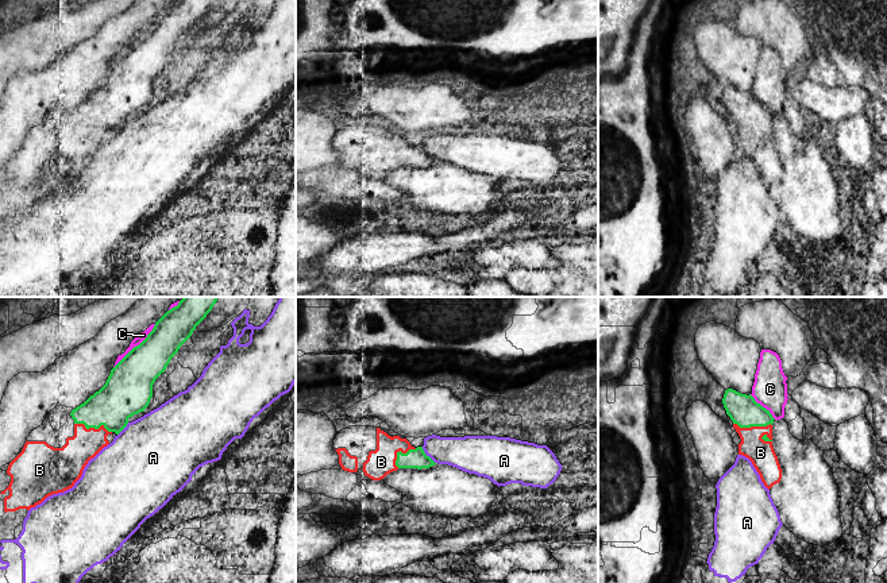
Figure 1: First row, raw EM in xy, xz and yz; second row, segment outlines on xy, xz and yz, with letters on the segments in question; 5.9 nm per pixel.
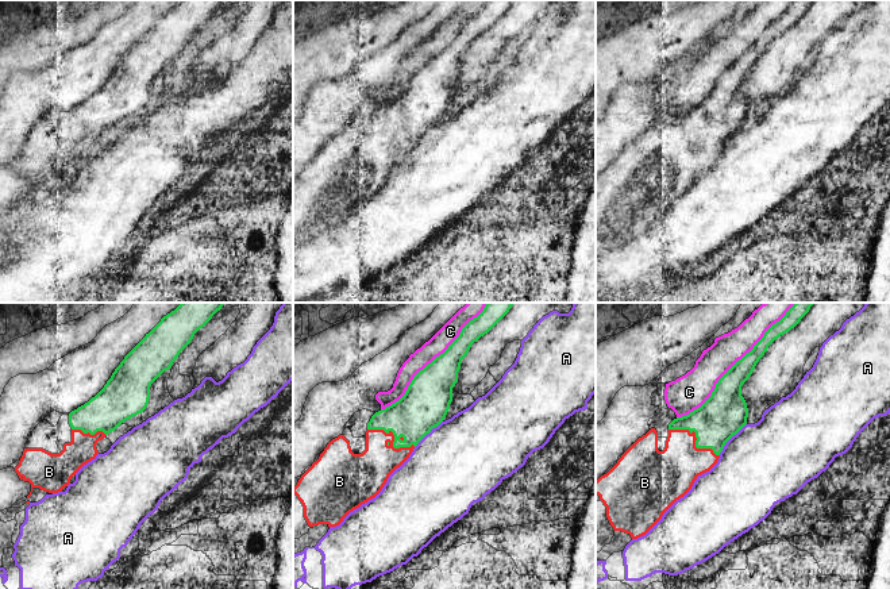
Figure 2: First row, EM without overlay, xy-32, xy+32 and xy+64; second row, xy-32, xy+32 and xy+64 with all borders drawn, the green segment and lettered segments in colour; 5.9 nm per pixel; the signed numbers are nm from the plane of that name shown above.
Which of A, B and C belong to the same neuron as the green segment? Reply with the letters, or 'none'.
B

